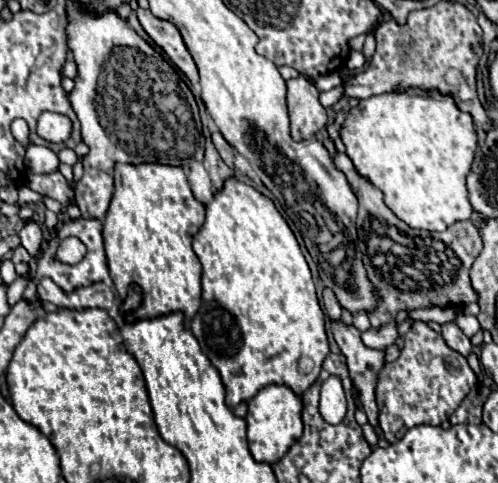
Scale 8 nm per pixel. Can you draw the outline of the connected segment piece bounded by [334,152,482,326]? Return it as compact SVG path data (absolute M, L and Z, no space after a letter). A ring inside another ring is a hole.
M334 152L334 164L342 170L358 198L358 234L362 242L364 266L368 278L380 290L380 304L370 314L372 326L382 326L396 318L400 310L428 308L428 306L466 306L476 300L470 286L468 270L482 242L476 226L470 220L460 220L446 232L412 230L384 204L382 192L372 182L356 172L356 166L344 152Z

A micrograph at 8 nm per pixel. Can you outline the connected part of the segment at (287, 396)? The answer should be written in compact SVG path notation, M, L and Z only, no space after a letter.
M270 384L262 388L250 402L248 402L248 444L250 452L258 462L268 462L274 464L278 462L288 448L300 438L300 432L304 428L302 424L302 398L288 386L284 384Z

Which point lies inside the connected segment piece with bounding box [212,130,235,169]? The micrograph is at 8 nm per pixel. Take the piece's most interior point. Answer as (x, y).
(223, 147)

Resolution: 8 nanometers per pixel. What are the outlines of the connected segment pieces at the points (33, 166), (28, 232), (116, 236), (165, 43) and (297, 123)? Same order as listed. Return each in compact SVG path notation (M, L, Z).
M30 144L26 150L26 158L24 158L24 166L28 174L46 174L46 172L54 172L58 168L60 160L58 156L46 148L46 146L36 146Z
M29 220L25 222L24 227L19 233L19 238L21 245L33 258L36 258L40 254L44 237L35 221Z
M116 164L114 166L114 196L112 196L112 202L110 202L110 208L106 212L106 218L104 218L104 248L106 248L106 260L108 260L108 268L110 268L110 276L114 280L114 288L116 288L116 294L120 300L126 298L126 288L130 282L136 282L140 288L142 288L142 294L144 294L144 302L142 306L128 316L128 320L136 320L136 318L154 318L154 316L160 316L160 314L170 314L170 312L184 312L186 316L186 322L192 320L192 316L198 312L200 308L200 260L196 260L196 254L192 252L192 236L200 230L204 222L204 204L192 194L192 188L188 184L188 178L186 178L186 172L184 168L180 166L166 166L166 164Z
M138 8L136 12L138 12L138 20L140 20L142 28L146 30L146 34L170 56L170 60L188 76L188 80L192 84L198 84L196 62L192 60L192 56L180 36L180 30L172 22L152 16L150 10Z
M304 74L292 78L288 84L288 112L294 140L314 138L326 126L326 108L320 104L320 92Z

